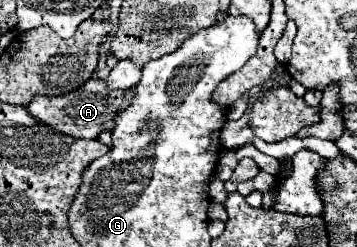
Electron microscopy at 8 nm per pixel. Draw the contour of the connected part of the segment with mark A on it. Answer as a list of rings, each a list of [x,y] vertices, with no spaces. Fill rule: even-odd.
[[[90,79],[78,89],[76,93],[66,93],[60,97],[34,97],[32,103],[28,105],[30,115],[38,119],[40,123],[46,123],[58,133],[64,135],[74,135],[74,137],[84,137],[84,139],[94,139],[102,129],[112,131],[114,129],[114,115],[130,105],[130,99],[134,97],[132,89],[126,91],[110,91],[104,81],[100,79]]]

